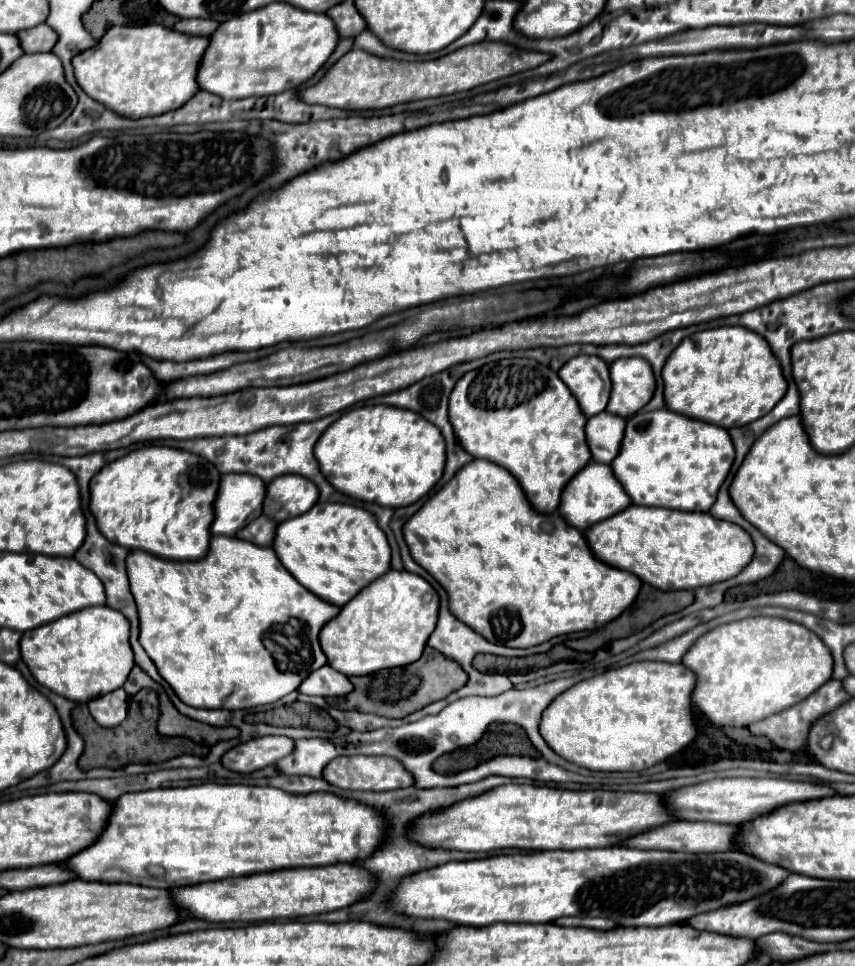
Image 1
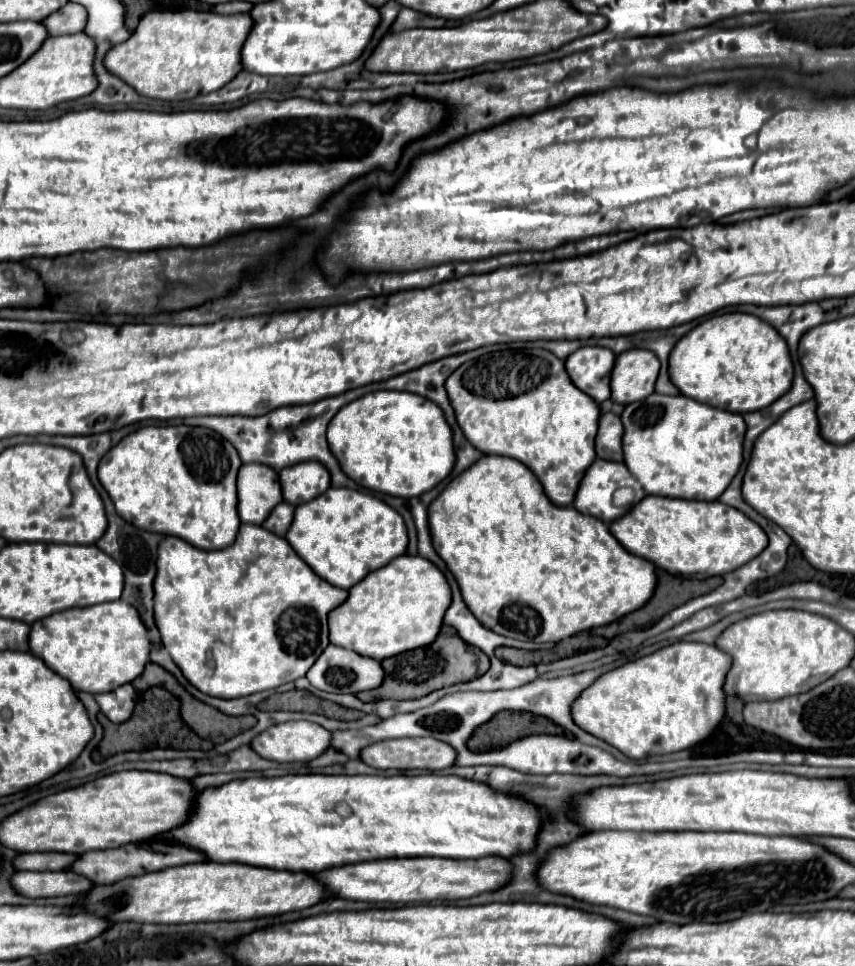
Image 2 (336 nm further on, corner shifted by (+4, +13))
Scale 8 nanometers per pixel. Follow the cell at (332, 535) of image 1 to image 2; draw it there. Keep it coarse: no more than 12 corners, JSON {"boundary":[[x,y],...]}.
{"boundary":[[330,487],[286,533],[340,589],[406,553],[400,513]]}

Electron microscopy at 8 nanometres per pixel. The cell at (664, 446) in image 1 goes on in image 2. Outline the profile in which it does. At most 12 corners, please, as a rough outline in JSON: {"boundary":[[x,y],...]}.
{"boundary":[[684,395],[626,405],[648,495],[716,501],[744,417]]}

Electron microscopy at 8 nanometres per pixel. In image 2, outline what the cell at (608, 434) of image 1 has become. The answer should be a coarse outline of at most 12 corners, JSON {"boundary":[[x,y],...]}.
{"boundary":[[618,415],[600,417],[596,453],[606,461],[624,461],[624,427]]}

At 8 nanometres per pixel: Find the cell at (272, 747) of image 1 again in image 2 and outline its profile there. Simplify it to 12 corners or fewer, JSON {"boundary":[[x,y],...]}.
{"boundary":[[288,721],[260,733],[254,751],[304,763],[330,747],[318,723]]}

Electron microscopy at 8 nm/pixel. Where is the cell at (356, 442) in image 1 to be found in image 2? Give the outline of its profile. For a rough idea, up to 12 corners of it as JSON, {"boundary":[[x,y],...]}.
{"boundary":[[374,391],[330,421],[358,485],[404,499],[456,463],[444,411]]}

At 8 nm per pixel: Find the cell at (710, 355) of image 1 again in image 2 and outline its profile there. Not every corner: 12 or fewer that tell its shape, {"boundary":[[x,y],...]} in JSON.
{"boundary":[[748,313],[670,353],[682,395],[750,413],[794,379],[786,341]]}

